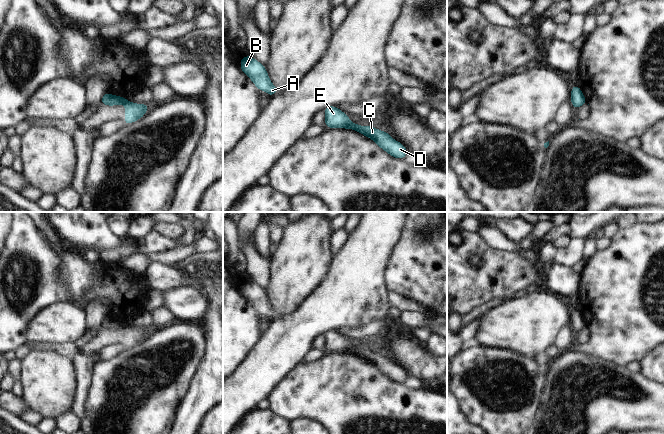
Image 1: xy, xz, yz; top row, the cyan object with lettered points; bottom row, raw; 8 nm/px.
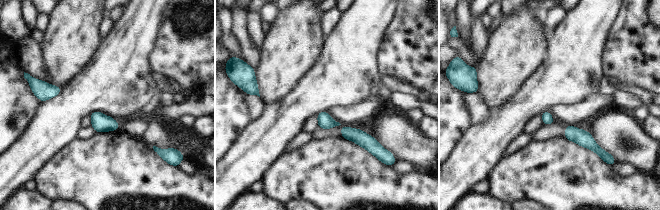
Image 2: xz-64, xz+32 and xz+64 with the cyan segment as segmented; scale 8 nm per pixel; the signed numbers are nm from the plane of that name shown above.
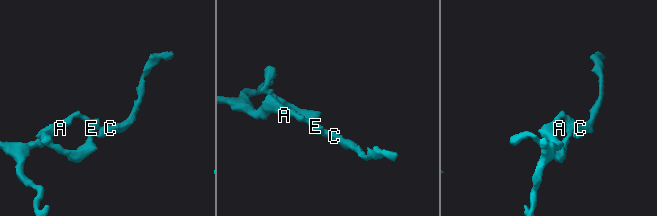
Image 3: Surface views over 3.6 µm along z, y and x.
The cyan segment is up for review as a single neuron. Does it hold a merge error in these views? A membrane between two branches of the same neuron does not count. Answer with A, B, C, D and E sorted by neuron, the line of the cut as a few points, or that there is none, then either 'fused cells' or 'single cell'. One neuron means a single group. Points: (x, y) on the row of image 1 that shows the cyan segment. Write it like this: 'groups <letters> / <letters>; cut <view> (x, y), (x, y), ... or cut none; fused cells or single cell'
groups A B E / C D; cut xz (351, 122), (343, 126); fused cells

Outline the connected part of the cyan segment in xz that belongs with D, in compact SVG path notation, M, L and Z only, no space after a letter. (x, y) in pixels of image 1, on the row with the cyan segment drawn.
M351 122L349 125L344 126L344 129L352 129L360 134L373 140L382 150L386 151L390 156L396 159L404 159L408 154L406 147L393 139L388 132L383 132L373 126L361 126Z

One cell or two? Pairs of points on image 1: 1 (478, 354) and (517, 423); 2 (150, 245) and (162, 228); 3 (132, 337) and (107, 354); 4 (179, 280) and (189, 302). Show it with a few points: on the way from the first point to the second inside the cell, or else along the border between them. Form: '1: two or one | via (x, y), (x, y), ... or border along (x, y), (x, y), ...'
1: one | via (459, 376), (459, 382), (480, 405), (495, 413)
2: two | border along (152, 229), (173, 239), (177, 239), (183, 232)
3: two | border along (124, 346), (110, 344), (98, 351)
4: two | border along (166, 289), (194, 287), (204, 295)

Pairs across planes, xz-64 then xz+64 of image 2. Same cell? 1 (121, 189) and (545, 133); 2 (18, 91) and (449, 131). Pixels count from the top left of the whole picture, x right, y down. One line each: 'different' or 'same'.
1: different
2: same

